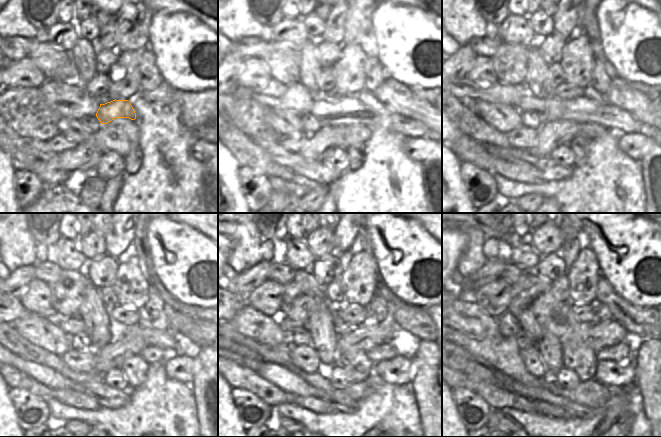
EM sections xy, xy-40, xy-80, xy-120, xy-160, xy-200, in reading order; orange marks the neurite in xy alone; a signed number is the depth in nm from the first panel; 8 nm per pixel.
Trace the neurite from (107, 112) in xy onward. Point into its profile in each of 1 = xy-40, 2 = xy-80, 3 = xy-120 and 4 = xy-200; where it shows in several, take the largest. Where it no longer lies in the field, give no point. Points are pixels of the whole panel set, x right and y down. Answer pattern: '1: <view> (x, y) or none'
1: xy-40 (354, 109)
2: xy-80 (588, 110)
3: xy-120 (177, 344)
4: xy-200 (508, 326)

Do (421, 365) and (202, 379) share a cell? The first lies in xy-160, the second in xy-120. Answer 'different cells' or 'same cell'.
same cell

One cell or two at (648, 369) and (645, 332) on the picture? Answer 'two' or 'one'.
two

